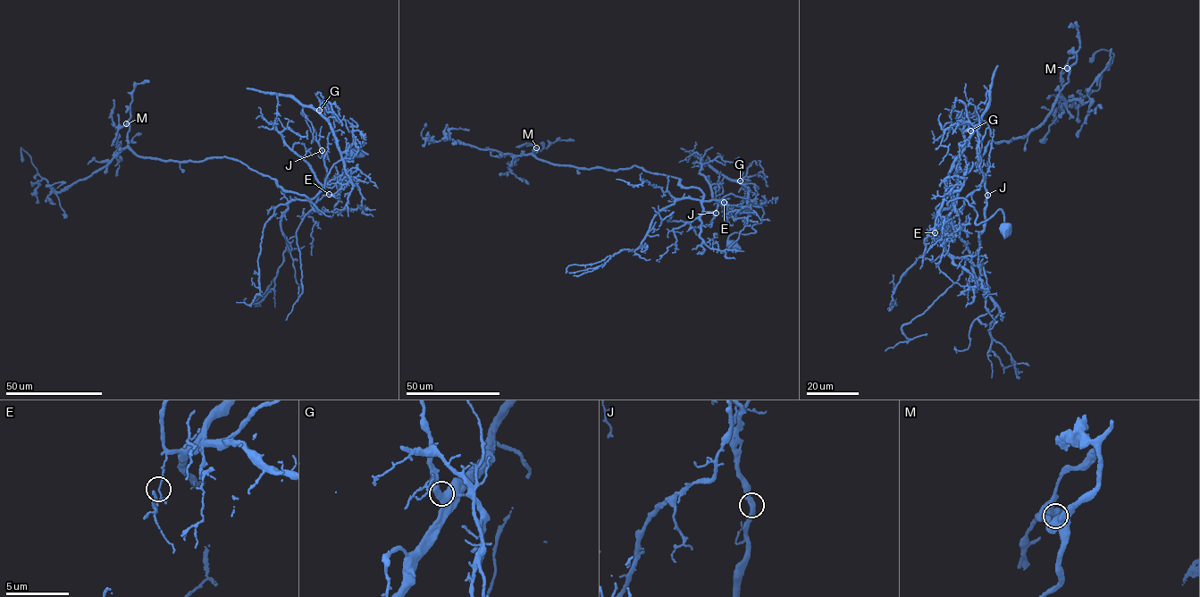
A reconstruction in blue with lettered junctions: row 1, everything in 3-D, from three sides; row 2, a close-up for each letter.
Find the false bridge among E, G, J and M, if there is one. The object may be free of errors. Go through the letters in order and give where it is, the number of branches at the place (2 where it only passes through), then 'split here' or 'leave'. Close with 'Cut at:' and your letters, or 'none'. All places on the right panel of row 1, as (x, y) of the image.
E: at (935, 232); 2 branches meet; split here
G: at (970, 130); 2 branches meet; leave
J: at (987, 195); 2 branches meet; leave
M: at (1067, 68); 2 branches meet; leave
Cut at: E

